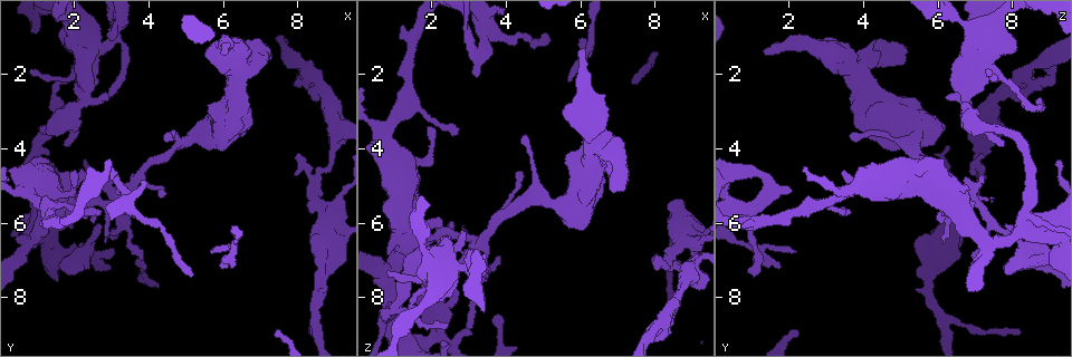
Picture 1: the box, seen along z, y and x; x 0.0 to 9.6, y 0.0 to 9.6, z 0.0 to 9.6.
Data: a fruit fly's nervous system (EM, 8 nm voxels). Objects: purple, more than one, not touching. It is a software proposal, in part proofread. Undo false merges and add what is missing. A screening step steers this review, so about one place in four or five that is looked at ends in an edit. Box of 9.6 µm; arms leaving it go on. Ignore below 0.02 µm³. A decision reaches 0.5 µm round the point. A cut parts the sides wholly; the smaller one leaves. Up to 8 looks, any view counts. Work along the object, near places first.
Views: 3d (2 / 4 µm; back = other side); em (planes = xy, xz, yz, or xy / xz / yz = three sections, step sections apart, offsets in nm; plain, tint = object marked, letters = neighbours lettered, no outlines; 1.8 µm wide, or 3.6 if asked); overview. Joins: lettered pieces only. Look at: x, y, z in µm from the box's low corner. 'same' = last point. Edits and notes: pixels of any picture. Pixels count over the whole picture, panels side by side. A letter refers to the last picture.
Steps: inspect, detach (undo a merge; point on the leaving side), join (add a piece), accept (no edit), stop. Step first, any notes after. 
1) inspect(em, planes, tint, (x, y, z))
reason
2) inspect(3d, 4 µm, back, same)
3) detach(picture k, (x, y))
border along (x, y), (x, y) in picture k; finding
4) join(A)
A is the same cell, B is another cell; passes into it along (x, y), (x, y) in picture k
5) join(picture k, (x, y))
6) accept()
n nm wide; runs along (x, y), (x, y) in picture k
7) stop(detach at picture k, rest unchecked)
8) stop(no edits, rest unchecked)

inspect(em, 3.6 µm, planes, letters, (8.55, 2.30, 8.10))
arms part here

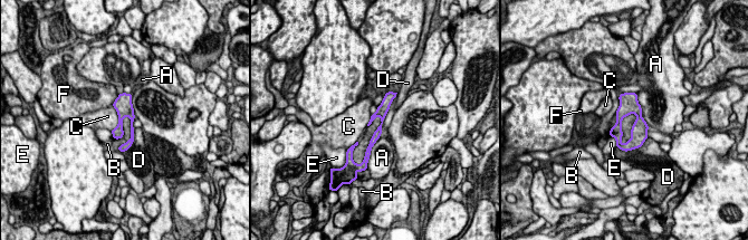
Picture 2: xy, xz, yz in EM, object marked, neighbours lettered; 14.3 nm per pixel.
accept()
A touches over 550 nm; A, B, C, D, E and F are other cells; border along (112, 105), (117, 115), (115, 127) in picture 2; all the same neuron

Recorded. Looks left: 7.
inspect(em, planes, tint, (8.40, 4.95, 7.10))
sudden change in width

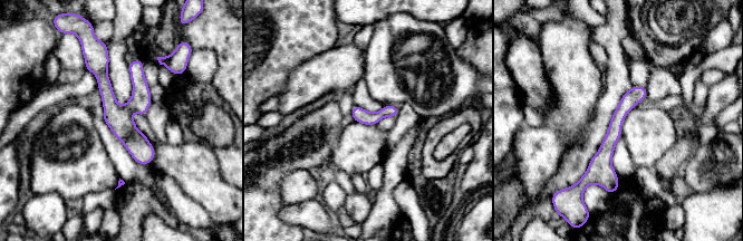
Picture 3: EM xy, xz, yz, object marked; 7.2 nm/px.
inspect(em, planes, letters, same)

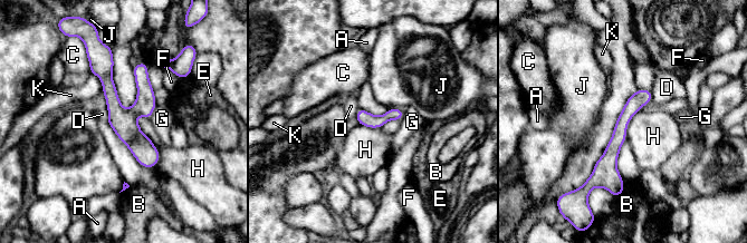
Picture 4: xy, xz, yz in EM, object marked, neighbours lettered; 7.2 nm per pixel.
accept()
110 nm wide; A, B, C, D, E, F, G, H, J and K are other cells; runs along (106, 57), (117, 116), (150, 165) in picture 4; all the same neuron

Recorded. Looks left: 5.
inspect(3d, 4 µm, (8.70, 7.15, 5.85))
calibre changes

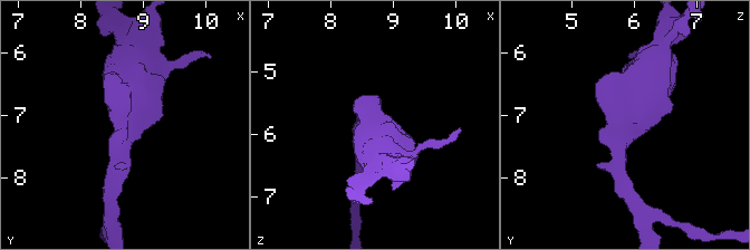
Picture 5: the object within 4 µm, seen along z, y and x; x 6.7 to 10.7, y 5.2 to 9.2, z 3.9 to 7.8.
inspect(em, 3.6 µm, planes, letters, (8.65, 7.15, 5.75))
arms of 260, 700 nm; shape alone is not enough

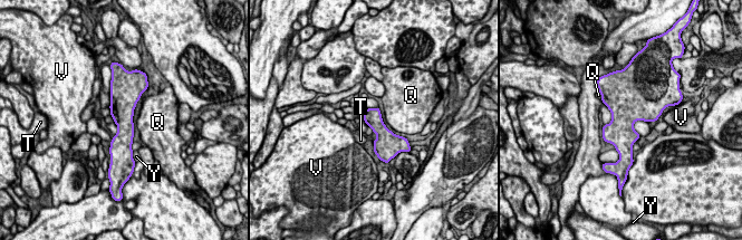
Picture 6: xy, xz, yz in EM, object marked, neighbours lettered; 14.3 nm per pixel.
accept()
260 nm wide; Q, T, V and Y are other cells; border along (638, 138), (632, 150) in picture 6; continuous, no second neuron

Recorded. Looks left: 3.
inspect(3d, 4 µm, (2.10, 6.95, 8.90))
abrupt turn

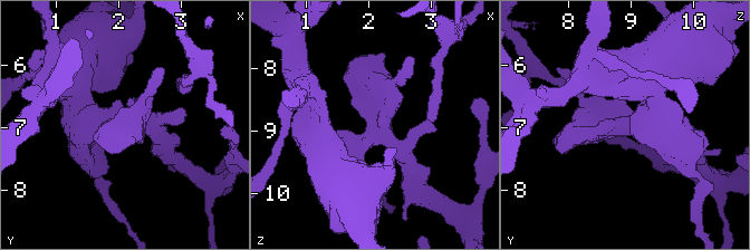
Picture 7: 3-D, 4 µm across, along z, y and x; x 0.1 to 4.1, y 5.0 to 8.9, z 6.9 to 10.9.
inspect(em, xy, step 8, tint, (2.15, 6.90, 9.00))
shape alone is not enough

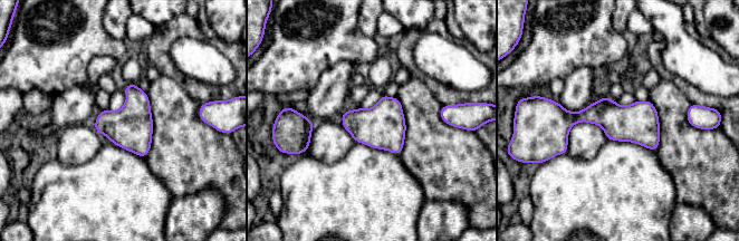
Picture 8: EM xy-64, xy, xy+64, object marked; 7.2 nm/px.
inspect(em, planes, letters, same)

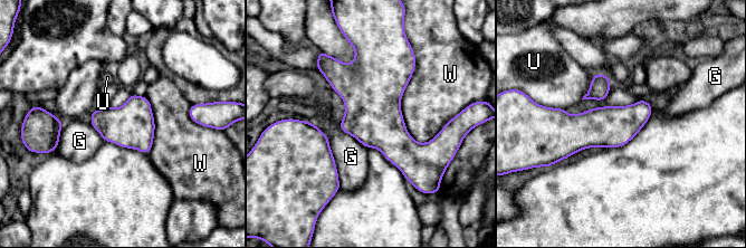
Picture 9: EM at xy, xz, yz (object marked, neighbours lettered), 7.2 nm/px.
accept()
G, U and W are other cells; border along (314, 122), (327, 136), (341, 188) in picture 9; one neuron here

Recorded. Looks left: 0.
stop(no edits, rest unchecked)

